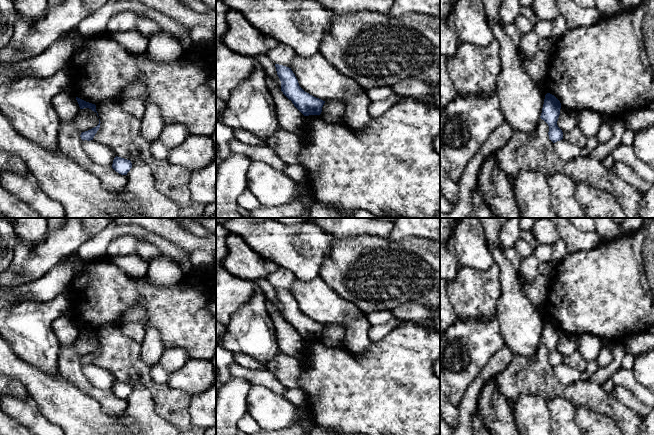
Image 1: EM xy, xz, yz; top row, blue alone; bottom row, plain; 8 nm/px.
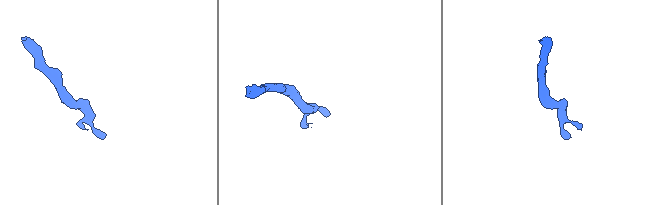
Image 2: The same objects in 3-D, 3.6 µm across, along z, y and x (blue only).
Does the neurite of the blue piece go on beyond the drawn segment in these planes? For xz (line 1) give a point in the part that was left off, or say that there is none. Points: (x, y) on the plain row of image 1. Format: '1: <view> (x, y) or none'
1: none

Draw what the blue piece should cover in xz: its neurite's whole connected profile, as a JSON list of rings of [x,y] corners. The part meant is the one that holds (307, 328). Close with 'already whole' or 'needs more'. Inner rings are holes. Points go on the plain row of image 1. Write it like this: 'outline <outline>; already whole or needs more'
outline [[[275,288],[277,299],[281,305],[281,315],[292,325],[294,330],[304,339],[320,339],[325,325],[305,316],[291,292]]]; already whole

